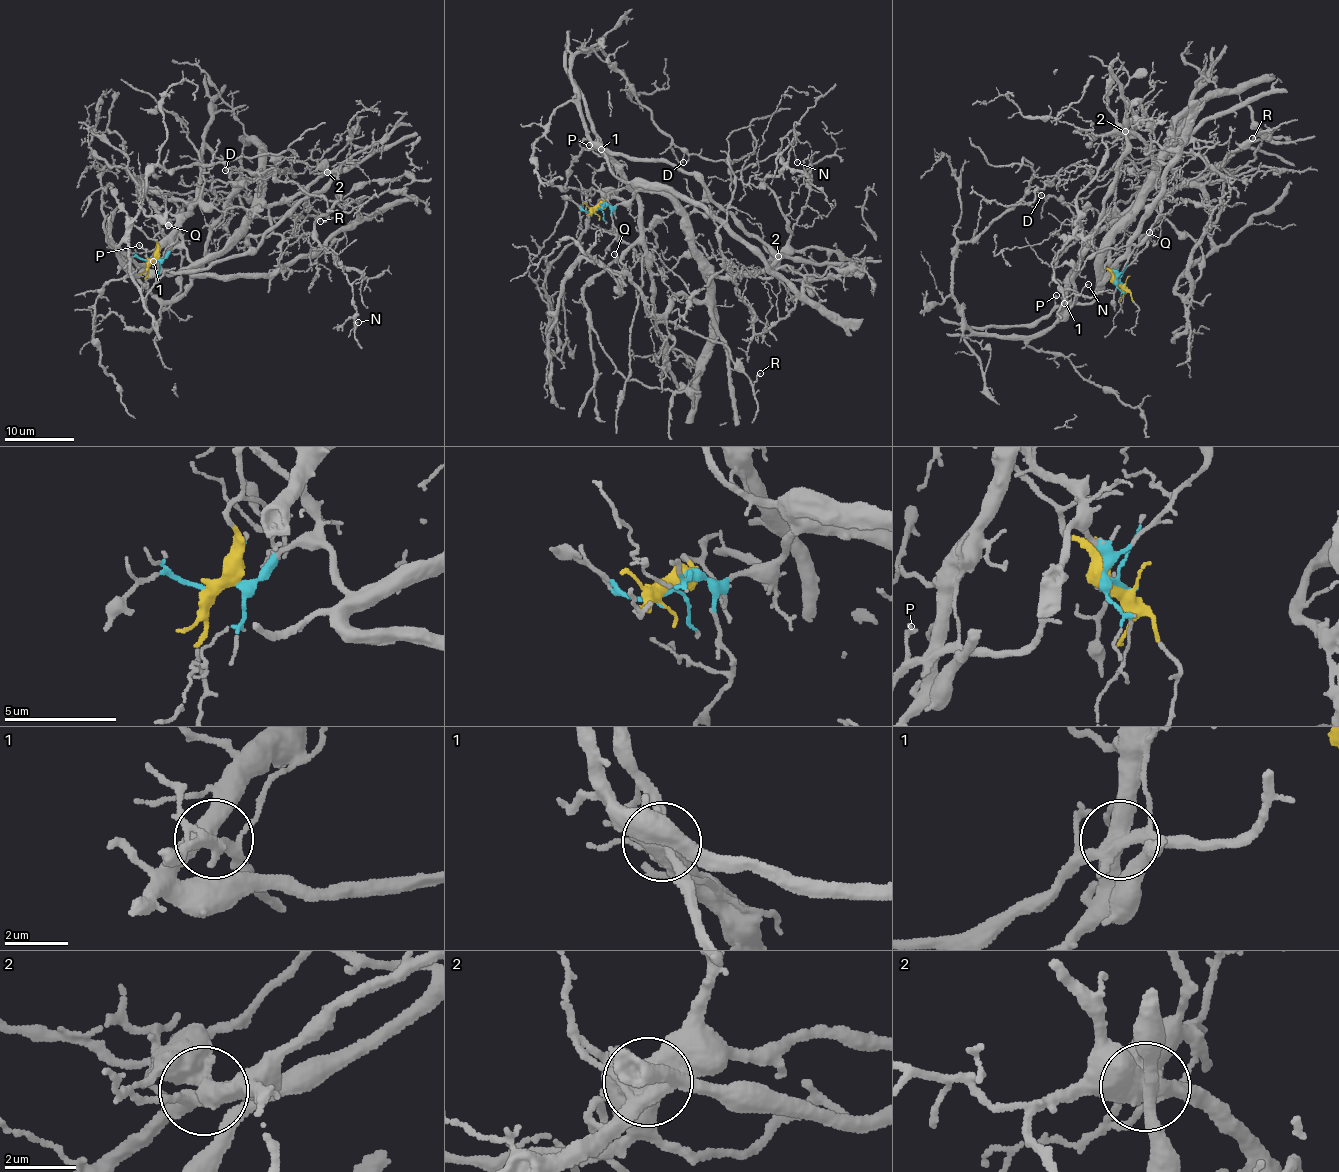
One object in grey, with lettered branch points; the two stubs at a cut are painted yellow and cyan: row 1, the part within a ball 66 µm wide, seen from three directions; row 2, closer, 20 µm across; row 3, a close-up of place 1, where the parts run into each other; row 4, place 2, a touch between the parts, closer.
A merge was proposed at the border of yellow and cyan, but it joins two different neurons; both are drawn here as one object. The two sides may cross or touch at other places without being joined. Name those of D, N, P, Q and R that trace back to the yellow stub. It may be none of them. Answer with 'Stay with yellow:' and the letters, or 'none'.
Stay with yellow: D, Q, R

